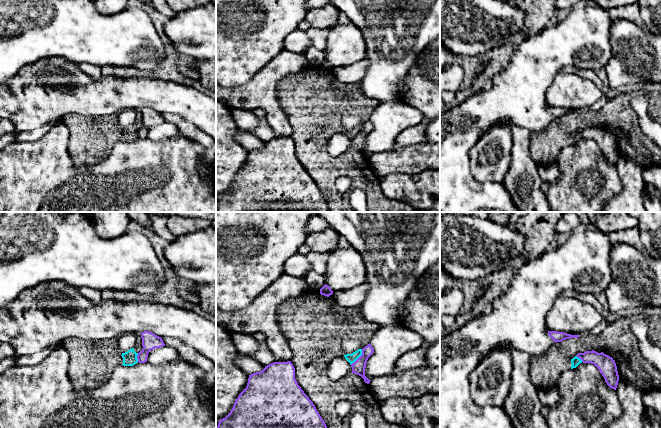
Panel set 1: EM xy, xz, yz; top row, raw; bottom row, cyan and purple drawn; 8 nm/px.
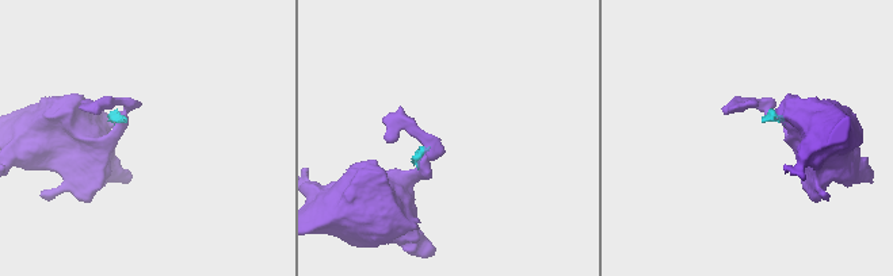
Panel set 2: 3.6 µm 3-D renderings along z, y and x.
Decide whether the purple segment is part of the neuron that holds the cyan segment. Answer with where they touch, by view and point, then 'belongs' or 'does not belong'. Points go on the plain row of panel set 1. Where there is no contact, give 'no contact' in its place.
meets cyan in xz at (358, 133); does not belong

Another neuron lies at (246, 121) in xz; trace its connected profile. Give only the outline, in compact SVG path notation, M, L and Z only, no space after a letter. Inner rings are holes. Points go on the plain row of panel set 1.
M230 108L231 116L236 121L238 130L253 135L258 128L258 119L252 111Z

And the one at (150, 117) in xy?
M149 107L142 108L141 114L143 125L138 129L137 135L139 139L145 139L151 126L163 123L165 120L161 113Z

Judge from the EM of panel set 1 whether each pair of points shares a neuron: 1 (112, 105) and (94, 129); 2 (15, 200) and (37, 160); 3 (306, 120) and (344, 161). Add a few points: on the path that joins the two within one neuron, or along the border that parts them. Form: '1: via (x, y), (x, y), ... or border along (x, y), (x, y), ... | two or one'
1: border along (77, 113), (83, 116), (100, 118) | two
2: via (25, 190), (37, 178), (37, 170) | one
3: via (311, 134), (312, 145), (330, 162) | one

